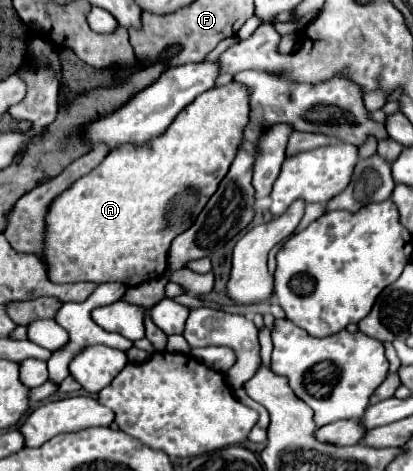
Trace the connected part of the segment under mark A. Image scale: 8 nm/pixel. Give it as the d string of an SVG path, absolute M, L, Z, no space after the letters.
M230 81L228 85L222 87L214 87L212 91L206 91L204 95L198 95L188 107L184 107L184 111L180 111L180 115L170 123L170 127L164 131L164 135L158 135L156 139L144 143L144 145L134 145L134 143L124 143L120 147L116 147L116 151L112 151L92 173L88 173L86 177L78 179L70 189L66 189L48 209L48 217L46 217L46 265L48 265L48 277L50 281L56 283L78 283L78 281L96 281L96 283L108 283L108 281L116 281L116 283L124 283L132 287L148 281L148 279L156 279L166 271L166 251L170 249L170 243L176 235L180 235L182 231L186 231L192 221L196 221L198 213L204 209L204 205L208 203L208 199L216 193L220 181L224 179L224 175L228 173L242 141L244 141L244 127L248 125L248 113L250 113L250 101L248 101L248 91L242 83L238 81Z

